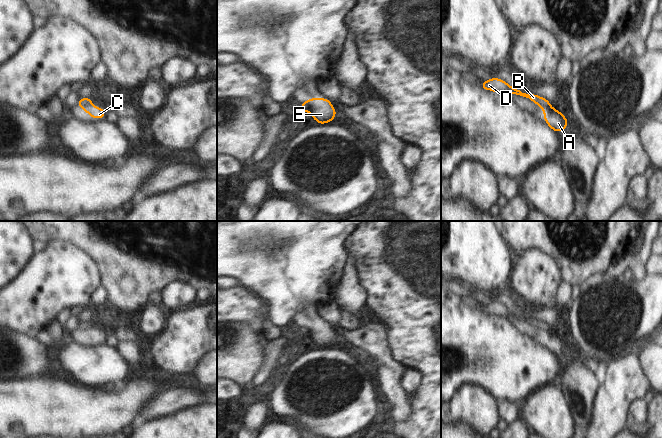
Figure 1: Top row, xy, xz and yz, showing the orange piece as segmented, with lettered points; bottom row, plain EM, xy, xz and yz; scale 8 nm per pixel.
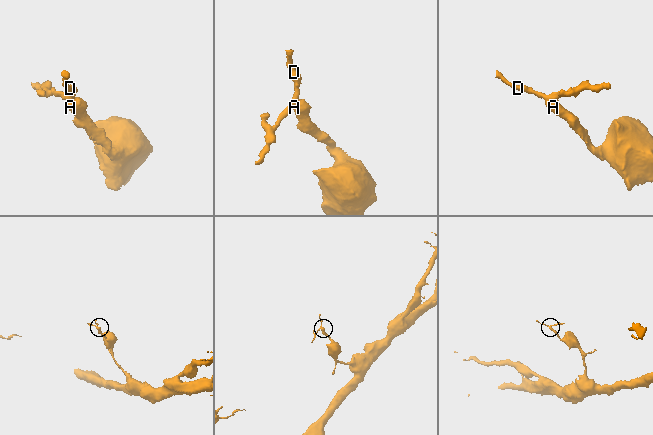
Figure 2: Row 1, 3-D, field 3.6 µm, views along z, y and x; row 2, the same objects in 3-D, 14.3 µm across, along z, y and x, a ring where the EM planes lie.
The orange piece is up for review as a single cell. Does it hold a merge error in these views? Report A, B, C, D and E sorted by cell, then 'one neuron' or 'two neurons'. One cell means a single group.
A C E / B D; two neurons

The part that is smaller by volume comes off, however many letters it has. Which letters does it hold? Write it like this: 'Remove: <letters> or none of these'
Remove: B, D

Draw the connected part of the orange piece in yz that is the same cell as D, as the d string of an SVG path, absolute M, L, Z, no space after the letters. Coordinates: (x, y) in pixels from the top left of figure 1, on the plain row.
M491 302L488 305L483 305L480 311L481 313L487 313L489 315L494 315L498 317L505 318L516 318L530 323L532 326L536 327L542 333L550 332L550 325L547 323L540 321L535 318L526 318L522 317L520 314L511 311L507 306L499 302Z

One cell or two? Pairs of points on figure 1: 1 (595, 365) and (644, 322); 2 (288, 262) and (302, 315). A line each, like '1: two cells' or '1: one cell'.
1: two cells
2: two cells

